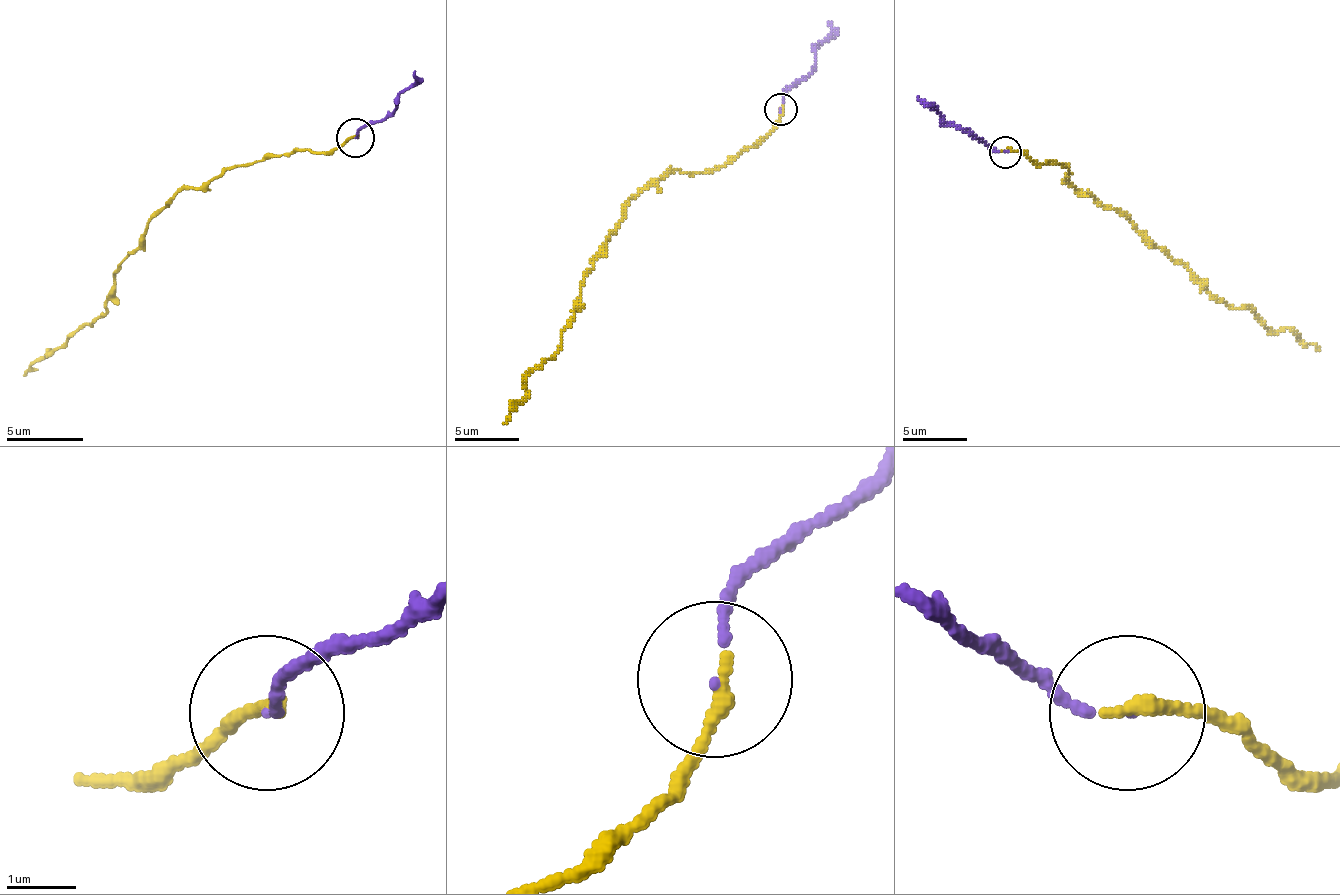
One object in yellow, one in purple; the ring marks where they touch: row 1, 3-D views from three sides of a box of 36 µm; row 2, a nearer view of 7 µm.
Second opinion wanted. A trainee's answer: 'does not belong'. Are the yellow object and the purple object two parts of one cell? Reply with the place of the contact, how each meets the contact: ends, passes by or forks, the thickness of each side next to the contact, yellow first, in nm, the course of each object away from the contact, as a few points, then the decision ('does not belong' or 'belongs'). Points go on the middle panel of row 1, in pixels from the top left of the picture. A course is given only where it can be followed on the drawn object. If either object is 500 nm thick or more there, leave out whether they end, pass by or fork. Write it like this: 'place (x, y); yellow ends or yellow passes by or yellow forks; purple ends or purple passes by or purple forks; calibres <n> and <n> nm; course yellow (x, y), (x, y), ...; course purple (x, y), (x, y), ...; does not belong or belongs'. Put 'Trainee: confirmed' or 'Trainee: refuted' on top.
Trainee: refuted
place (781, 109); yellow ends; purple ends; calibres 240 and 100 nm; course yellow (780, 108), (773, 128), (722, 166), (674, 169), (638, 192), (555, 353), (526, 378), (526, 394), (503, 423); course purple (780, 108), (783, 96), (812, 70), (815, 51), (831, 31), (828, 22); belongs

